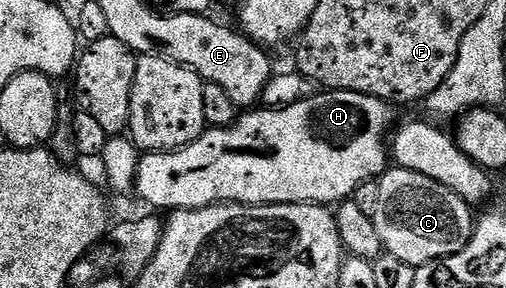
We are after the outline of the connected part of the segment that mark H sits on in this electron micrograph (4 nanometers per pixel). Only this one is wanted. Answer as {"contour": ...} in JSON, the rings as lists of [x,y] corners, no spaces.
{"contour":[[[330,89],[320,90],[285,109],[251,109],[240,114],[230,127],[204,130],[201,138],[187,147],[144,154],[136,169],[134,190],[151,206],[148,208],[164,207],[167,213],[192,211],[215,203],[338,205],[352,198],[360,183],[372,182],[388,170],[389,132],[395,119],[391,111],[392,104],[372,95]]]}

